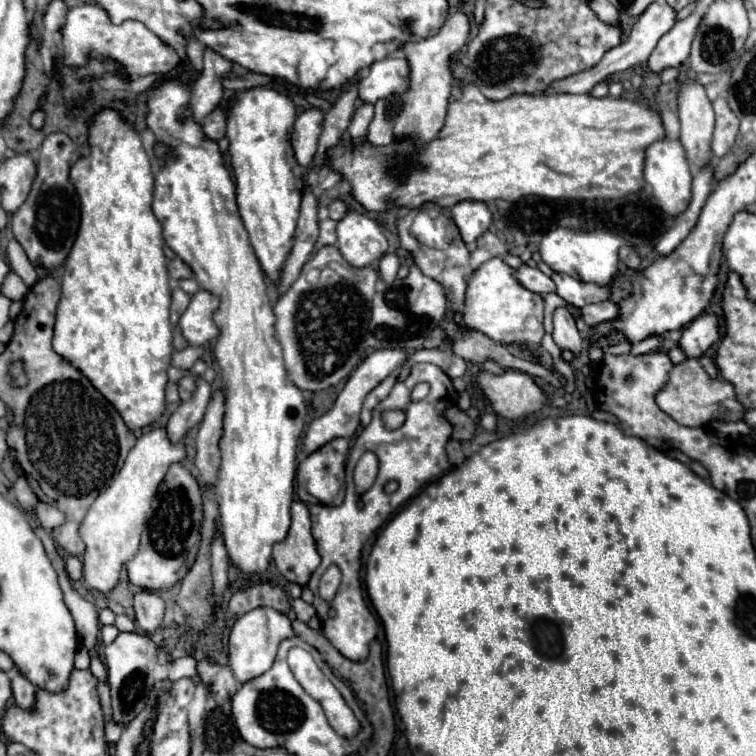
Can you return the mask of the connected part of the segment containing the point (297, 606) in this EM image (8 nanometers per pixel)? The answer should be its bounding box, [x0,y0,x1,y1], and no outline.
[292,598,316,622]

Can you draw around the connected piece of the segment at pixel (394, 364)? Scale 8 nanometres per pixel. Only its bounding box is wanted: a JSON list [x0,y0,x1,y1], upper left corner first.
[304,348,406,452]

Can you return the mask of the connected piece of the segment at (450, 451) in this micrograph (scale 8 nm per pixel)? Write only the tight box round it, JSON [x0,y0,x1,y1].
[446,439,466,466]

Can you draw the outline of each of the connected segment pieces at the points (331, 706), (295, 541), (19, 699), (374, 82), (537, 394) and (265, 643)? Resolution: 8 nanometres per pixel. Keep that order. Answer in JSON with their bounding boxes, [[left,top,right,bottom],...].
[[288,648,360,736],[272,502,320,586],[12,674,36,710],[358,54,410,104],[476,370,546,420],[228,608,294,682]]

